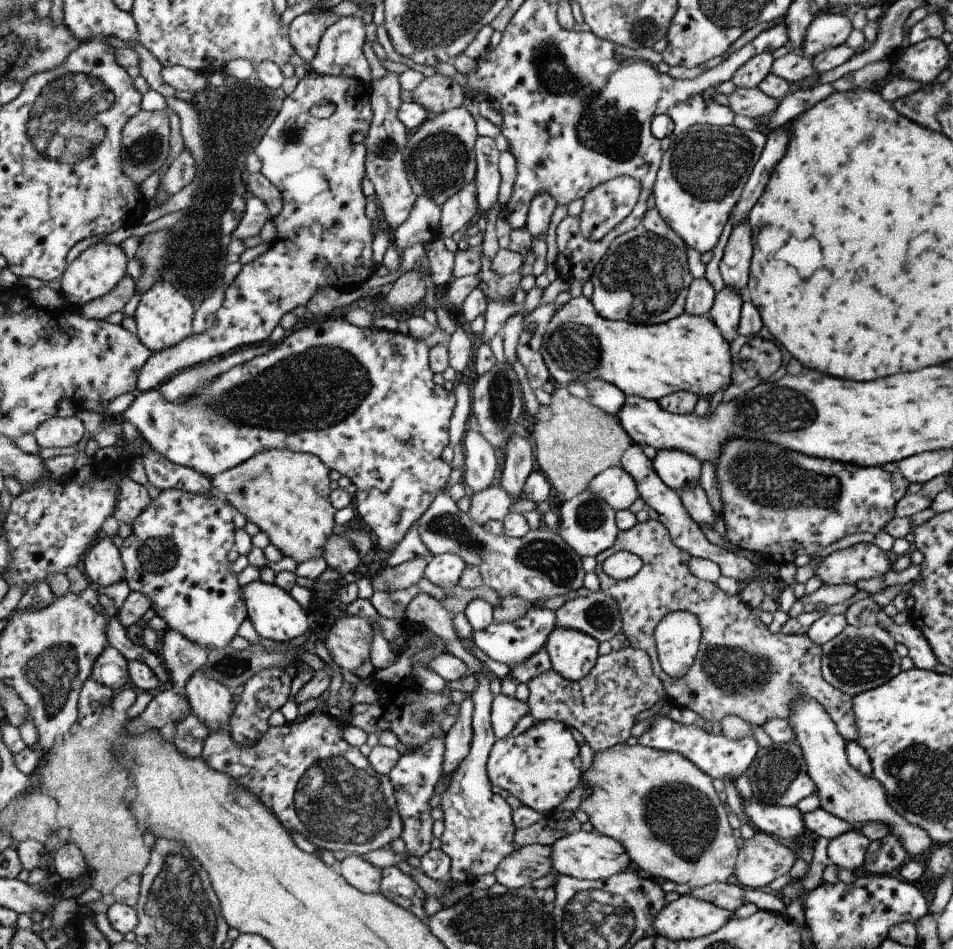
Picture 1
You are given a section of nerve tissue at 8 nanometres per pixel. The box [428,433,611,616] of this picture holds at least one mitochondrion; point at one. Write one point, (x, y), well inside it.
(547, 558)

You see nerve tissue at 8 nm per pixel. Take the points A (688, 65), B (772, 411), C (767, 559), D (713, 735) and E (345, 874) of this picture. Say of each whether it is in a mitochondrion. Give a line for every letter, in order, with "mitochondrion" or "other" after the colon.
A: other
B: mitochondrion
C: other
D: other
E: other

